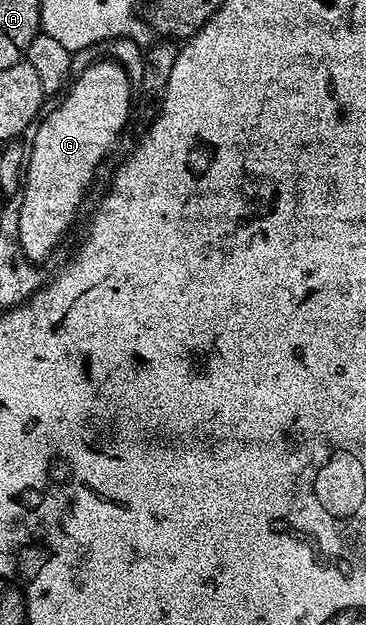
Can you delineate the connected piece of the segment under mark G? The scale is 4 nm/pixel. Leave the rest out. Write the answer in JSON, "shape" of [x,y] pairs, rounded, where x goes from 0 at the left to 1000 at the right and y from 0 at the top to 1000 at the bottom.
{"shape":[[[273,96],[230,110],[219,122],[178,142],[169,162],[101,194],[96,224],[77,234],[77,254],[66,270],[66,293],[55,302],[63,328],[55,333],[55,394],[79,416],[112,419],[169,384],[169,376],[191,365],[235,299],[257,288],[279,254],[301,243],[301,235],[322,224],[361,186],[361,128],[317,99]]]}

